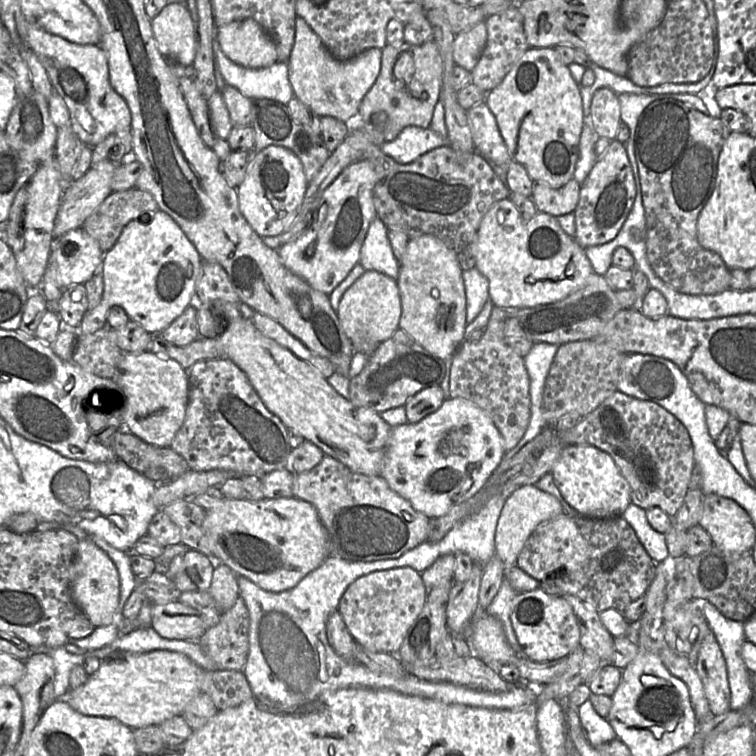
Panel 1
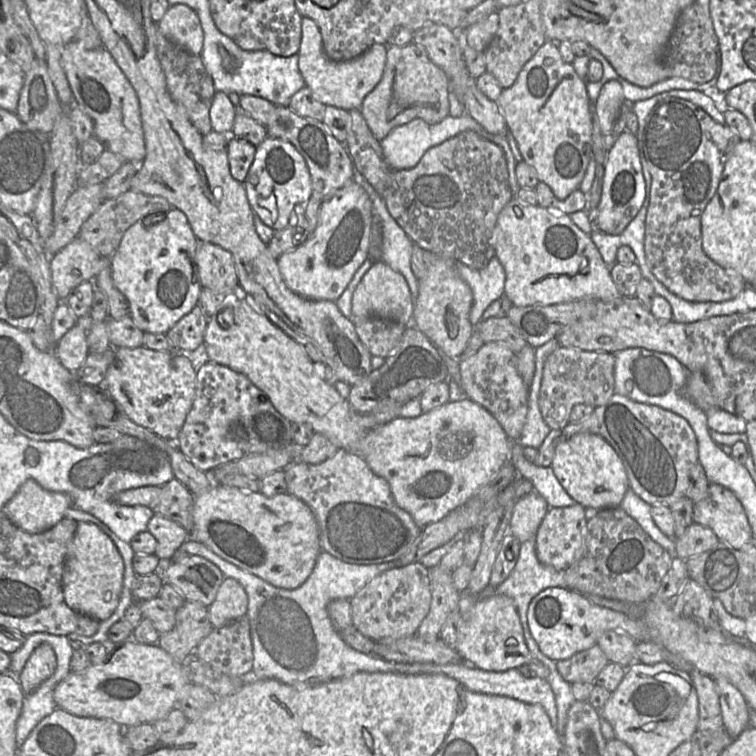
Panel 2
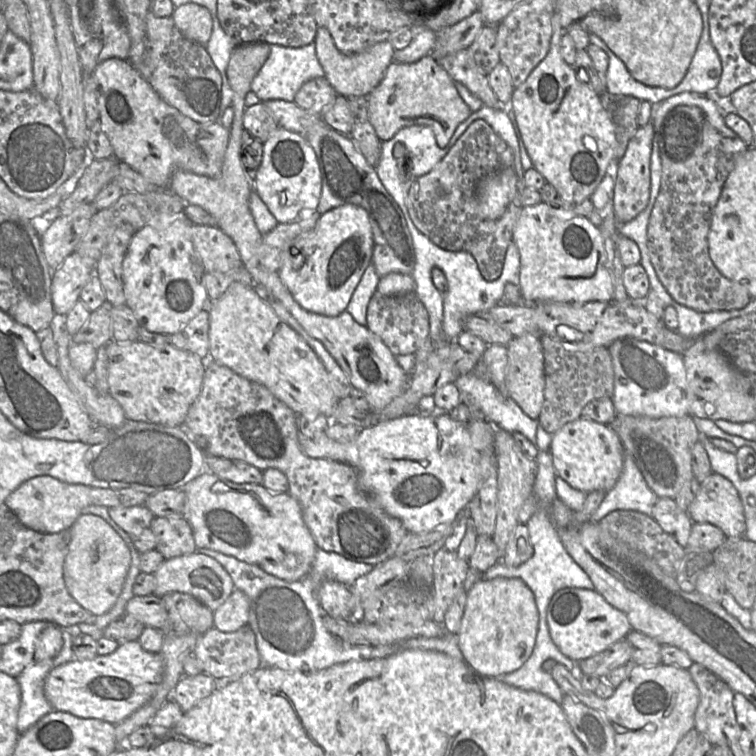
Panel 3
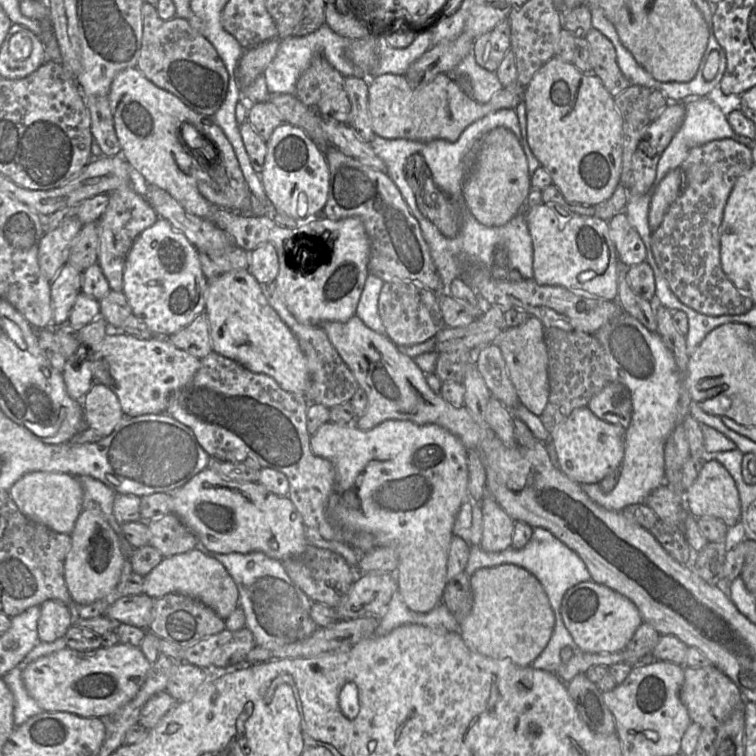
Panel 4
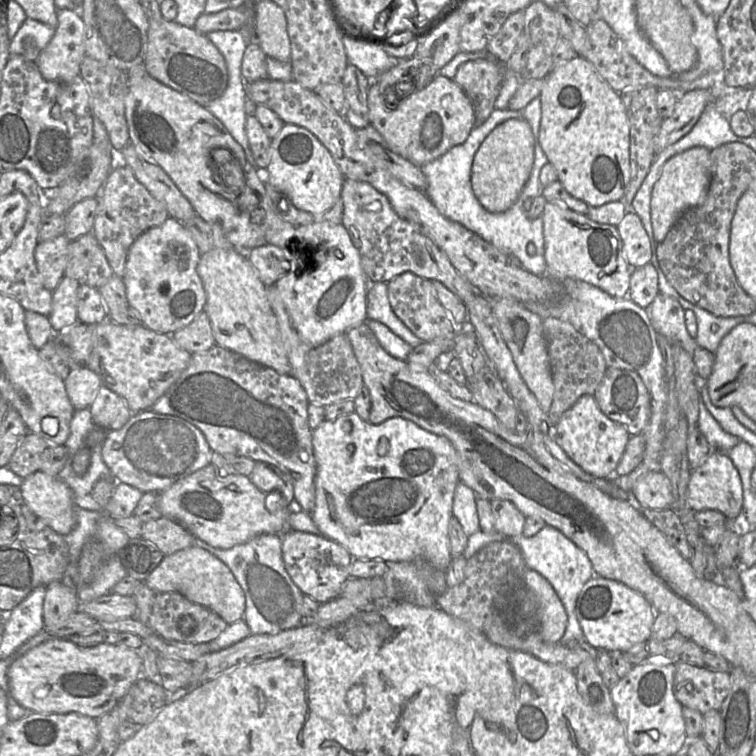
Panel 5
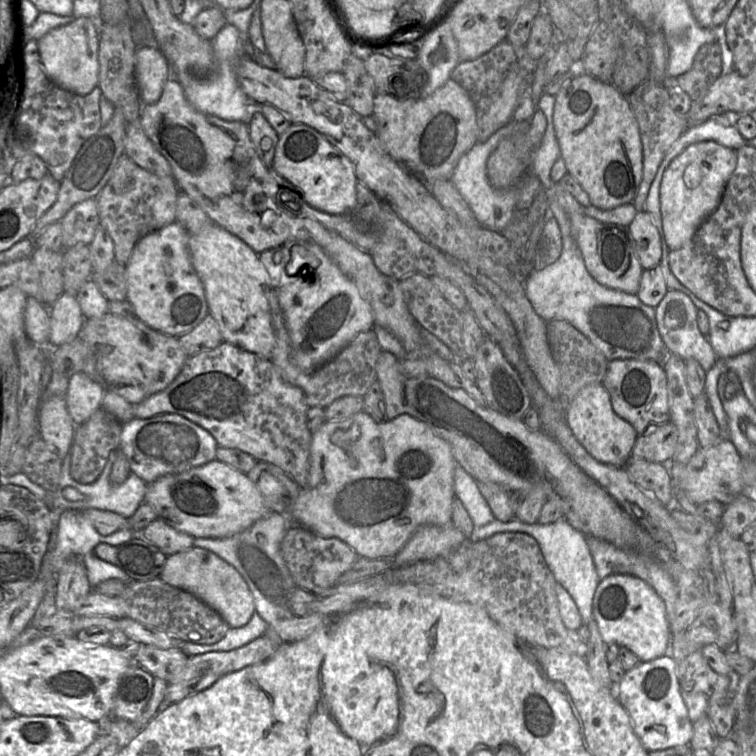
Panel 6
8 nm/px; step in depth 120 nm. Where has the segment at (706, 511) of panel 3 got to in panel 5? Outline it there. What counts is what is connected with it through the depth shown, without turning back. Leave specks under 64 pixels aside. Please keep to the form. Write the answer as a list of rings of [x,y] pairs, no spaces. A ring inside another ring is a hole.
[[[713,450],[705,462],[690,473],[688,503],[694,512],[713,509],[721,512],[728,521],[742,516],[743,488],[739,472],[727,452]]]

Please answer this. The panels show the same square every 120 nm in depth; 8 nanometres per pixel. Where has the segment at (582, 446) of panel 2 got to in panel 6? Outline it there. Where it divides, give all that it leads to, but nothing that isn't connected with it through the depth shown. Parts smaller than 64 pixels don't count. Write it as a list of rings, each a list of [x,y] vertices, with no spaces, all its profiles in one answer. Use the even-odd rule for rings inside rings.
[[[602,383],[589,384],[580,389],[566,409],[564,419],[576,440],[596,461],[623,467],[630,458],[638,433],[614,412],[609,393]]]

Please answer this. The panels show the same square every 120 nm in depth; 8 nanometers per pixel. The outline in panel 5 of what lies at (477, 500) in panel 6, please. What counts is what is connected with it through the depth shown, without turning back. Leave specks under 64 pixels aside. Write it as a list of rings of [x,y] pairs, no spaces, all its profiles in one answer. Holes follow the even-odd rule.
[[[460,481],[454,493],[453,516],[460,522],[467,536],[474,534],[479,528],[479,517],[476,506],[477,495]]]

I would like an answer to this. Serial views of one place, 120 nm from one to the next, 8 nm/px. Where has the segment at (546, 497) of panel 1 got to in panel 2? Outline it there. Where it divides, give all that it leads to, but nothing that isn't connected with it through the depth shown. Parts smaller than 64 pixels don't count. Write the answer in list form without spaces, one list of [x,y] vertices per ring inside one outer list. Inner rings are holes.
[[[532,491],[515,504],[510,523],[510,534],[522,544],[535,534],[550,510],[547,501],[536,491]]]

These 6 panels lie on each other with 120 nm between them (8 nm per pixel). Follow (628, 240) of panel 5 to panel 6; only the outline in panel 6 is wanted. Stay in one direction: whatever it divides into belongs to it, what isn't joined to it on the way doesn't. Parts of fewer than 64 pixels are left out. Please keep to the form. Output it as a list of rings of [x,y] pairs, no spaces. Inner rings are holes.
[[[637,212],[628,226],[635,254],[644,270],[660,264],[662,242],[659,231],[648,212]]]

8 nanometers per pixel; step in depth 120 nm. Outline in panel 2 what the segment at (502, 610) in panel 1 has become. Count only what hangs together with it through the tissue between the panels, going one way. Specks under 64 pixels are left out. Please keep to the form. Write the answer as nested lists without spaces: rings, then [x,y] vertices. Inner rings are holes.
[[[535,537],[530,538],[526,542],[521,545],[520,555],[518,561],[515,565],[510,576],[502,582],[500,585],[496,587],[487,586],[484,590],[477,594],[470,594],[466,590],[462,591],[459,599],[459,610],[464,613],[466,610],[470,610],[473,604],[477,601],[481,601],[485,598],[497,596],[497,595],[505,595],[510,597],[517,606],[517,610],[520,616],[520,621],[524,631],[525,642],[527,648],[531,654],[531,656],[535,659],[538,659],[544,663],[544,658],[547,658],[539,649],[536,641],[531,635],[529,626],[528,626],[528,618],[527,612],[528,607],[535,596],[548,588],[560,587],[566,588],[566,582],[563,577],[562,571],[558,571],[551,566],[547,566],[542,564],[536,555],[536,541]]]

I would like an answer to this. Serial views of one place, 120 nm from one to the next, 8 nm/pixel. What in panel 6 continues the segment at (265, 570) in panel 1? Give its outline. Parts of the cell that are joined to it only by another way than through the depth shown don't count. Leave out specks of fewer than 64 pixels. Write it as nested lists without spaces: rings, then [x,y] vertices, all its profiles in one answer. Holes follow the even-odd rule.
[[[214,459],[148,484],[144,502],[175,529],[194,538],[224,538],[238,534],[270,512],[260,491],[247,474]]]

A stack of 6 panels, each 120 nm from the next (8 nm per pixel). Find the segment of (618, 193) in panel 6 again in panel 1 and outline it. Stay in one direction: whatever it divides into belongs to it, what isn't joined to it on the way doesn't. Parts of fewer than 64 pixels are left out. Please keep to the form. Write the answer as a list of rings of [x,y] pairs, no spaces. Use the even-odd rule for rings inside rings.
[[[530,48],[527,50],[503,81],[486,94],[484,102],[495,116],[509,156],[525,168],[534,183],[559,189],[573,178],[584,125],[582,98],[580,85],[575,82],[568,65],[562,62],[555,48]]]

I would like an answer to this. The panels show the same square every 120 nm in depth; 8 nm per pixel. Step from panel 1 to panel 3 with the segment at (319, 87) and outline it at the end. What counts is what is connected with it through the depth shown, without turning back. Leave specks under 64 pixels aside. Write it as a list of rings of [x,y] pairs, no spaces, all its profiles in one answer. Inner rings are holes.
[[[321,26],[317,27],[314,44],[324,77],[337,95],[346,98],[368,96],[381,82],[387,67],[393,61],[394,48],[389,41],[378,42],[359,53],[343,54],[336,48],[329,31]]]

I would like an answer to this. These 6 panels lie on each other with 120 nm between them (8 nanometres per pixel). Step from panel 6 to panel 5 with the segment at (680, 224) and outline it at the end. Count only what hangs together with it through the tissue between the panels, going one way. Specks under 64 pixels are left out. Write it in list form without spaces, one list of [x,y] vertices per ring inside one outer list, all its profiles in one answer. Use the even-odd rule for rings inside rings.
[[[704,147],[686,150],[664,164],[651,196],[651,222],[657,244],[665,239],[684,212],[703,202],[710,185],[711,175],[710,150]]]

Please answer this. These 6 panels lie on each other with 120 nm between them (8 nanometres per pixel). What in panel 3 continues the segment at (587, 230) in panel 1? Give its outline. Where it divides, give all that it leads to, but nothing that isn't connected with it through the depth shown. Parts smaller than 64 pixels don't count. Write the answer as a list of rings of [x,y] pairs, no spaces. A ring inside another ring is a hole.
[[[649,122],[639,127],[628,143],[626,152],[618,164],[613,194],[613,210],[616,222],[624,224],[633,220],[647,206],[650,197],[650,158],[653,147],[654,130]]]

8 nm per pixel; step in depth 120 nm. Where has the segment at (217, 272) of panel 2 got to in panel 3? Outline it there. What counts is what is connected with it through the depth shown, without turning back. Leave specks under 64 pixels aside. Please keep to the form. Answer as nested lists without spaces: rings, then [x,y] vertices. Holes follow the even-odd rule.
[[[192,224],[191,236],[205,272],[224,273],[243,265],[234,242],[218,227]]]

